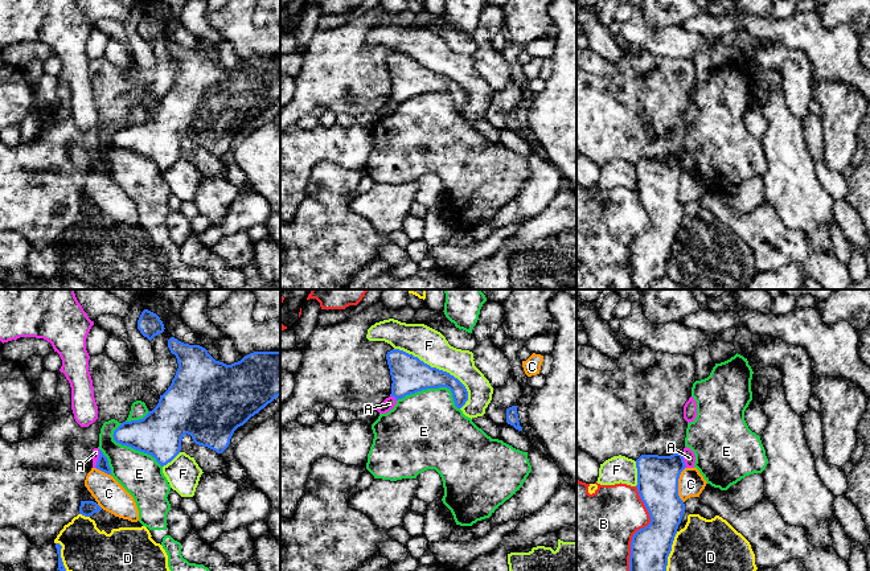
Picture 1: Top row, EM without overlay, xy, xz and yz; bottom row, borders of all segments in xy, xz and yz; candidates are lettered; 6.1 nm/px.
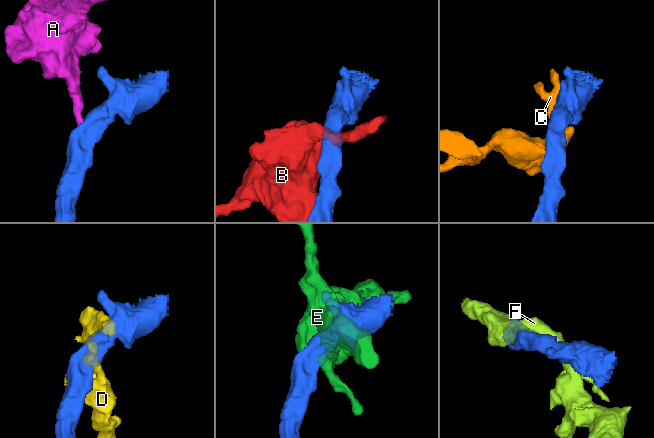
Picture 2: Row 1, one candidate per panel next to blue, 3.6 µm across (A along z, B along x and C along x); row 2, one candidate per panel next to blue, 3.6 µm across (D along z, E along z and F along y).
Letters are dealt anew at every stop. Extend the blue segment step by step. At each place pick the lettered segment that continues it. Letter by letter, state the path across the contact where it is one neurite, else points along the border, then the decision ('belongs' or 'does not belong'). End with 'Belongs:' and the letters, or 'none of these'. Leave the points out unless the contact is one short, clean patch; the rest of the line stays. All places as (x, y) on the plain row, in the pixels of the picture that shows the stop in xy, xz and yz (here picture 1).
A: along xy (99, 153), (99, 161), (94, 171) | does not belong
B: does not belong
C: does not belong
D: does not belong
E: does not belong
F: does not belong
Belongs: none of these

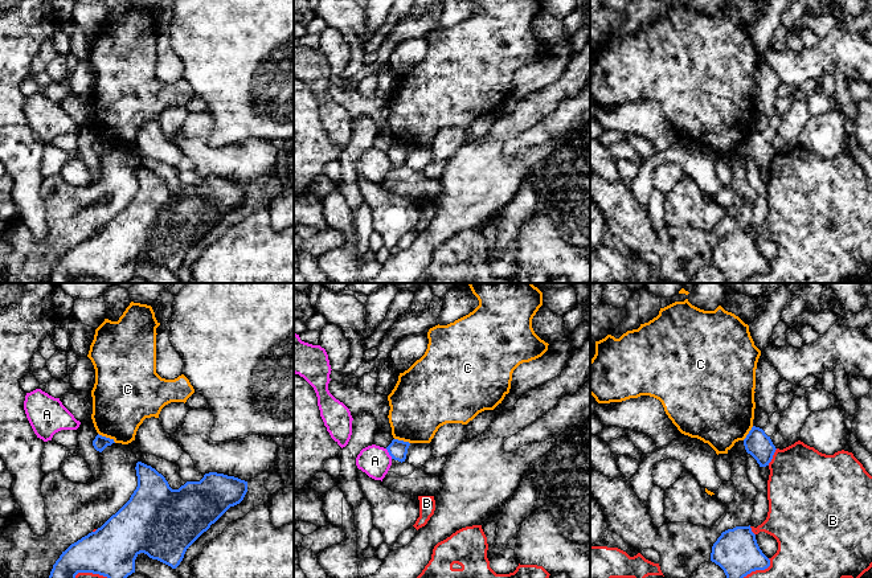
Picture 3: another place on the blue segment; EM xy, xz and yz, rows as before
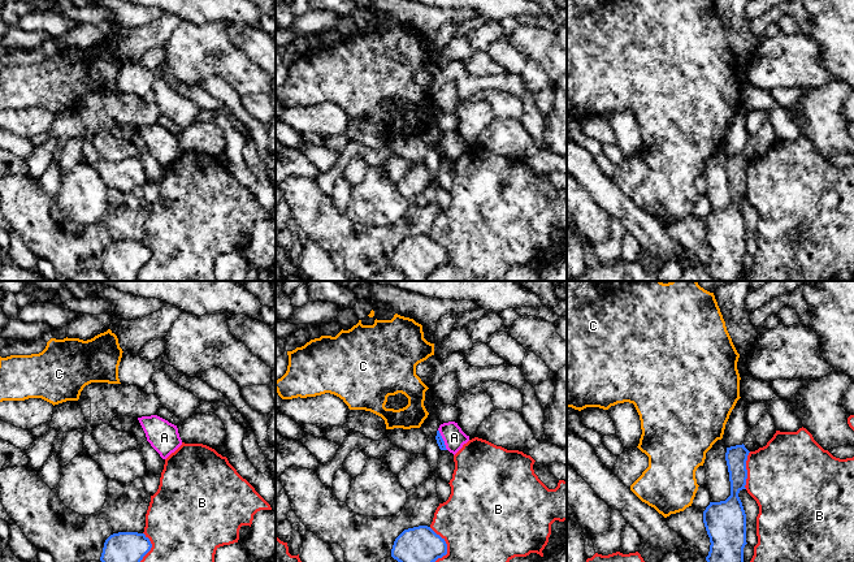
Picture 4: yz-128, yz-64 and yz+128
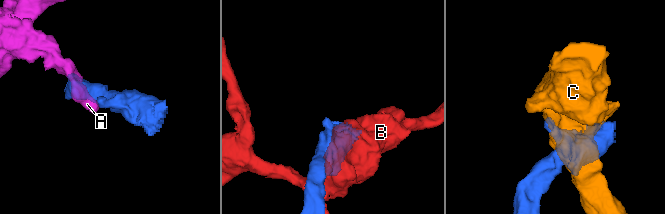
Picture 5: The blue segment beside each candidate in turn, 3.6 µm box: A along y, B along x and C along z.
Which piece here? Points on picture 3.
A: along xz (385, 152), (392, 162) | does not belong
B: does not belong
C: along xy (98, 136), (115, 146) | does not belong
Belongs: none of these

